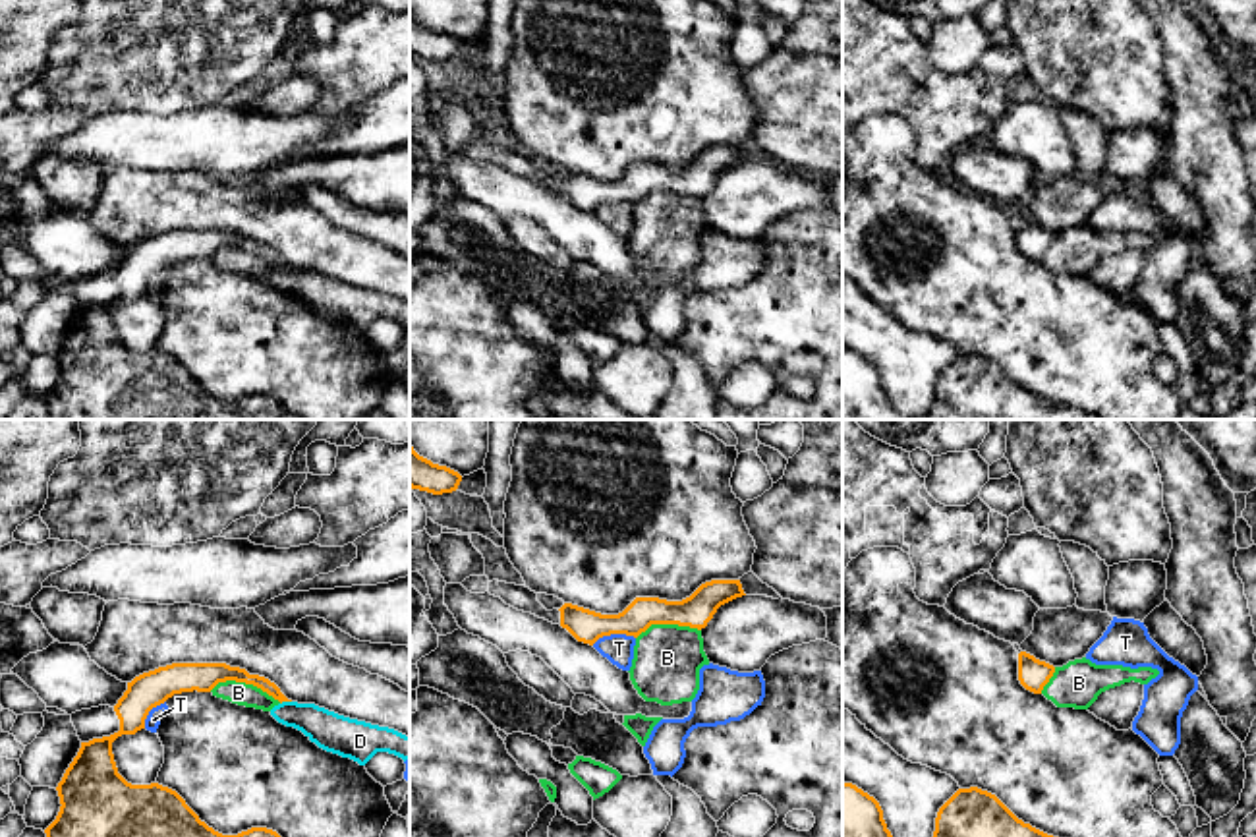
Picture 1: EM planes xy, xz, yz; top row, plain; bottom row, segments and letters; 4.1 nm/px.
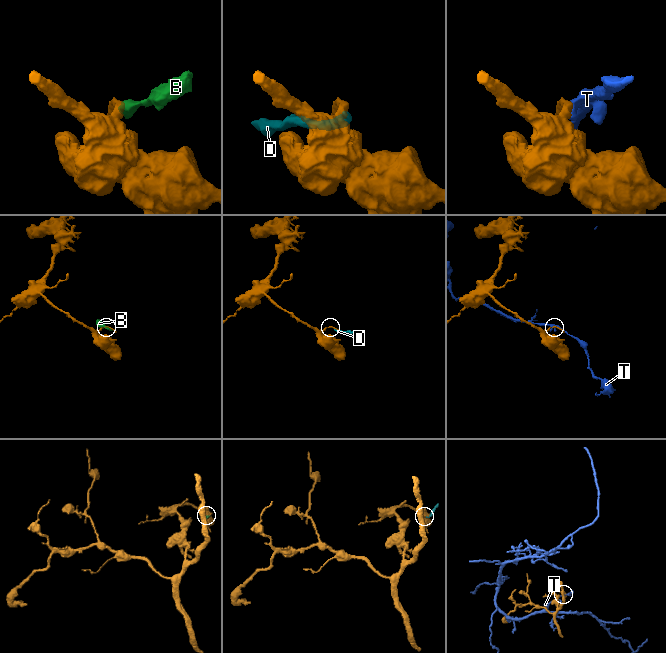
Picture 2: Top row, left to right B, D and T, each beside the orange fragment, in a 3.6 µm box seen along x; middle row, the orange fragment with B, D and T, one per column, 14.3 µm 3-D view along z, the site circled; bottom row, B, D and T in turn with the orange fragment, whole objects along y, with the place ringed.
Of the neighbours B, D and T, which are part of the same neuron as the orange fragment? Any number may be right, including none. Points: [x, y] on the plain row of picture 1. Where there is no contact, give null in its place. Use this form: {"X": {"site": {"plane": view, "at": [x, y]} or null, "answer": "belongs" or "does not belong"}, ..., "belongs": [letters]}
{"B": {"site": {"plane": "xy", "at": [246, 250]}, "answer": "does not belong"}, "D": {"site": {"plane": "xy", "at": [285, 267]}, "answer": "does not belong"}, "T": {"site": {"plane": "xz", "at": [613, 200]}, "answer": "does not belong"}, "belongs": []}

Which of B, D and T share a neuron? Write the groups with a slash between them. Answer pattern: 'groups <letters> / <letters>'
groups B D / T

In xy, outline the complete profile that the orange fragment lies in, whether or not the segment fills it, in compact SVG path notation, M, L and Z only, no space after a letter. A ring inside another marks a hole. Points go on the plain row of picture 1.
M172 230L135 244L114 273L120 298L81 309L56 354L62 373L56 387L44 396L48 419L288 419L288 410L272 396L251 394L238 402L222 402L201 389L176 358L158 350L131 352L118 340L112 321L112 309L118 303L145 296L149 278L174 261L211 259L226 247L253 251L280 271L292 269L269 245L226 230Z

